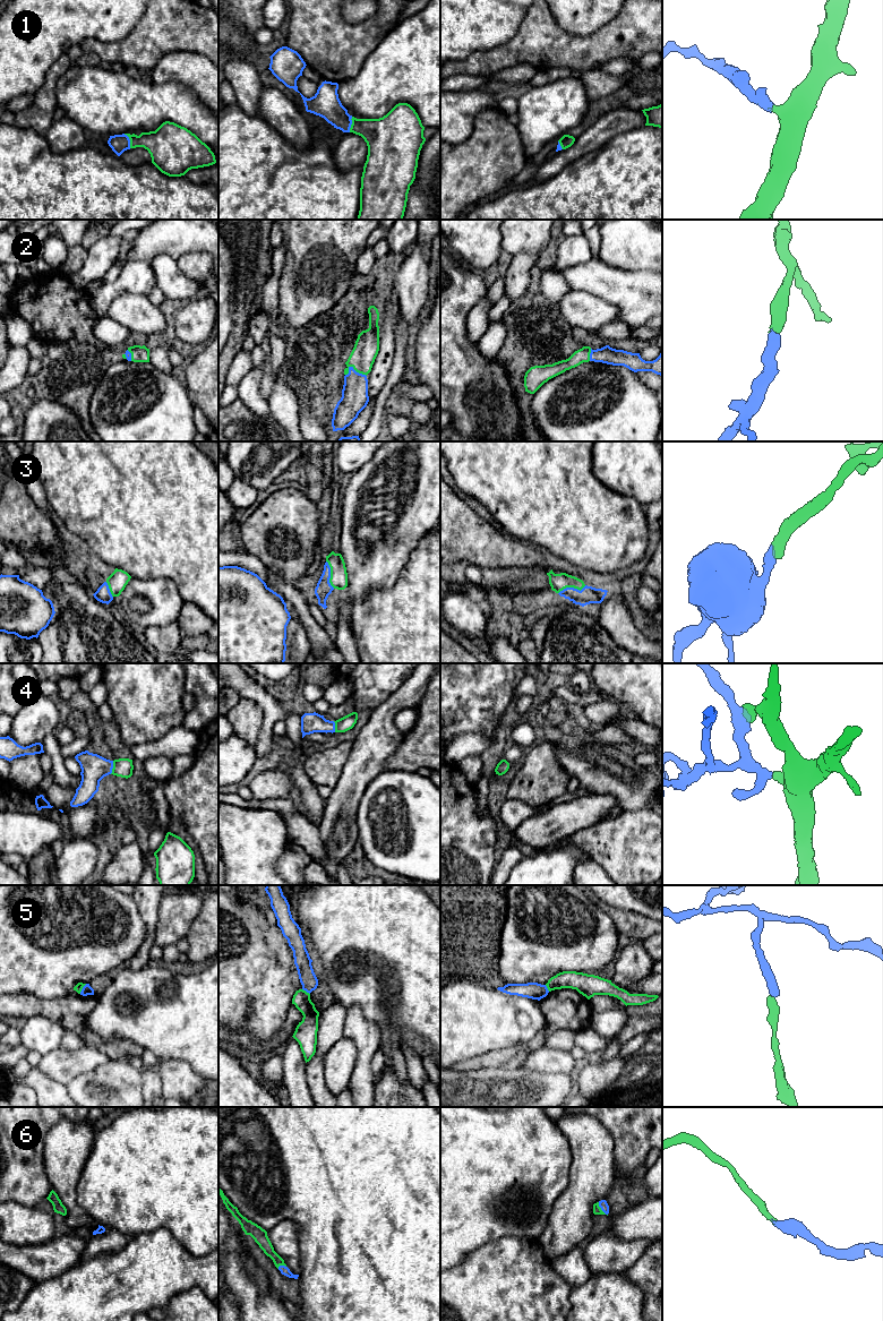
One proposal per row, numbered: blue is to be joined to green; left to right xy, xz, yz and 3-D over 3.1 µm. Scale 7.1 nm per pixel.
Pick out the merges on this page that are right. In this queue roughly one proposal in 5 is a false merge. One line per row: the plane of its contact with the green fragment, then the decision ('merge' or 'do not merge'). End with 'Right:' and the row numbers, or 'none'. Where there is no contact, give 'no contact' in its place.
1: contact in xy; merge
2: contact in xz; merge
3: contact in xz; merge
4: contact in xy; merge
5: contact in xy; do not merge
6: contact in yz; merge
Right: 1, 2, 3, 4, 6

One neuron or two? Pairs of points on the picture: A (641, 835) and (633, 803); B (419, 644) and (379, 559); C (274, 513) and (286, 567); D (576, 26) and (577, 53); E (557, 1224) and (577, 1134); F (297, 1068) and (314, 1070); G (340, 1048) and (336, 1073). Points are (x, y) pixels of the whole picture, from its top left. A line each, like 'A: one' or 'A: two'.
A: two
B: two
C: one
D: two
E: one
F: two
G: one

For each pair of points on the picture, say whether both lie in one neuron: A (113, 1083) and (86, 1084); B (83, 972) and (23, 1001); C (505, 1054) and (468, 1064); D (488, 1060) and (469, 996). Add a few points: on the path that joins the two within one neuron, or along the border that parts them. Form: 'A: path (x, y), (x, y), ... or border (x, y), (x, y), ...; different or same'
A: path (106, 1084), (93, 1084); same
B: border (11, 994), (31, 993), (42, 998), (59, 998); different
C: path (496, 1057), (477, 1062); same
D: border (512, 1046), (493, 1049), (461, 1062); different

